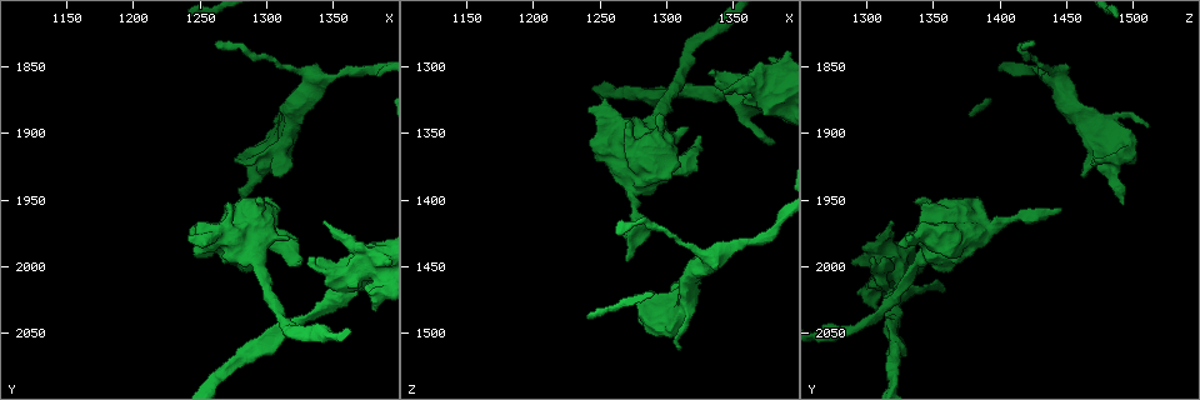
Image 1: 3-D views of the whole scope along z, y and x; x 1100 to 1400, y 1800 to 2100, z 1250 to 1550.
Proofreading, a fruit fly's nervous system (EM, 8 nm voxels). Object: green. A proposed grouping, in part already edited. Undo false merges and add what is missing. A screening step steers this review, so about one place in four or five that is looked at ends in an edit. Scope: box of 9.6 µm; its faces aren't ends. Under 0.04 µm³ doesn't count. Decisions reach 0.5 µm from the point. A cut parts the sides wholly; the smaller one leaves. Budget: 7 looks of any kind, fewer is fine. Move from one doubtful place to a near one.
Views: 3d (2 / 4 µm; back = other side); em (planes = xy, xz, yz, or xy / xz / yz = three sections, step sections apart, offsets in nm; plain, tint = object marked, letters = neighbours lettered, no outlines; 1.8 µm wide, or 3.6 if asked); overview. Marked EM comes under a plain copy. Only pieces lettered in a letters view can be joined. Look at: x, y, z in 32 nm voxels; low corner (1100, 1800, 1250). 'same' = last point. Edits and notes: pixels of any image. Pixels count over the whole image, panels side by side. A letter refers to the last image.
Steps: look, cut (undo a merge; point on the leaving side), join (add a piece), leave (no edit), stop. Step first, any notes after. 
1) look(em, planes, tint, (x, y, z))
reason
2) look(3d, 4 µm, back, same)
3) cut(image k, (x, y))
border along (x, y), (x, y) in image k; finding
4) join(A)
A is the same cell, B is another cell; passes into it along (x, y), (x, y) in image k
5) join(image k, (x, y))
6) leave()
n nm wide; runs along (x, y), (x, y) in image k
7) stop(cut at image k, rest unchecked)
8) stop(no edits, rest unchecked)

look(3d, 4 µm, back, (1270, 1960, 1340))
free end

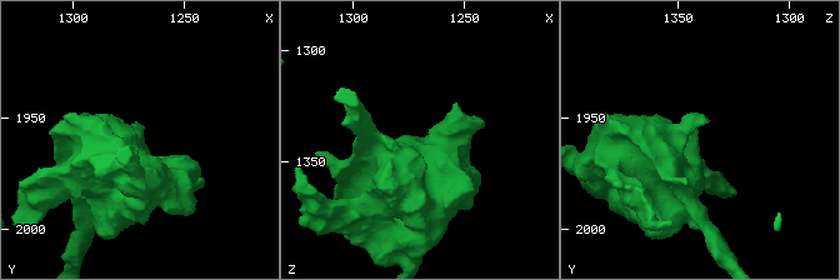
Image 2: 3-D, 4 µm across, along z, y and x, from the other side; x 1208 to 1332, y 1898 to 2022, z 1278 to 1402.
look(em, 3.6 µm, xz, step 8, letters, same)
now the EM

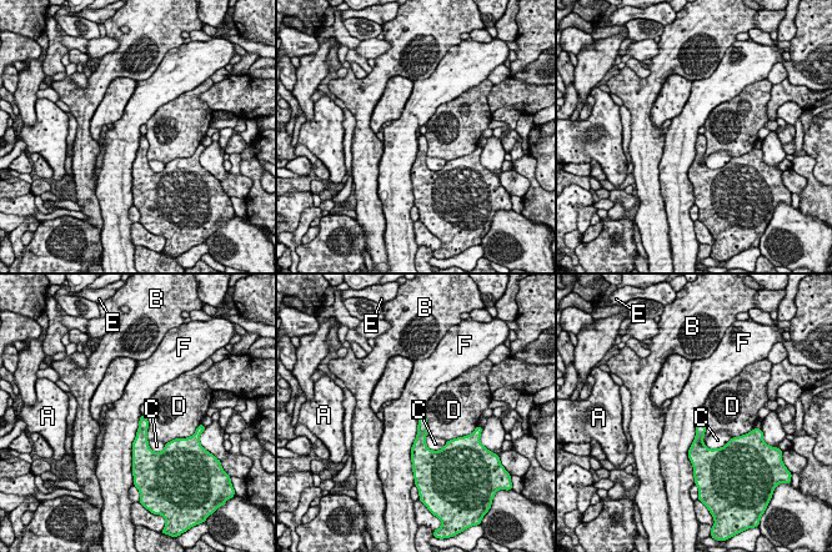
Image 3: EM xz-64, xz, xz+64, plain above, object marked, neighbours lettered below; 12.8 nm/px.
look(em, 3.6 µm, planes, letters, same)

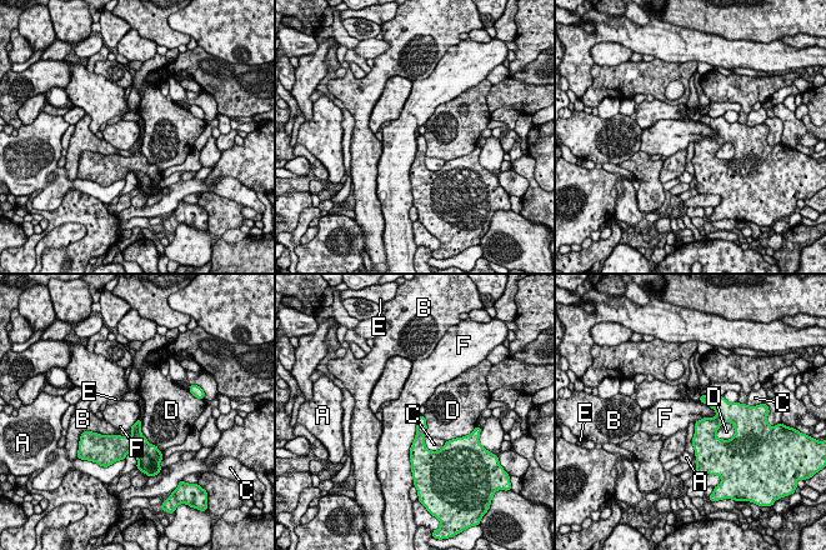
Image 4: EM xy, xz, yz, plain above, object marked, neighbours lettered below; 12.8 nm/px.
leave()
A, B, C, D, E and F are other cells; border along (420, 415), (409, 456) in image 4; no lettered piece goes on from it

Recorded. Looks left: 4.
look(em, planes, letters, (1310, 1930, 1462))
thick end

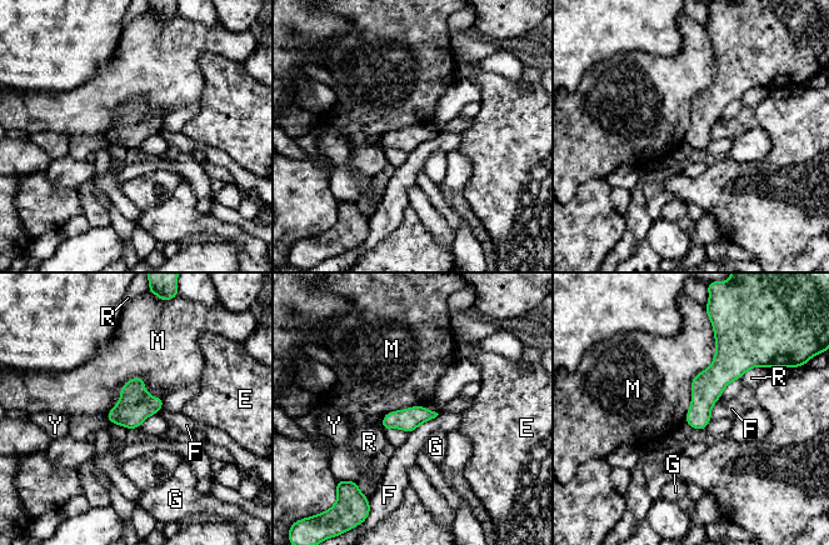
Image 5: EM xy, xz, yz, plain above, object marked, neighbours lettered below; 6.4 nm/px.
leave()
E, F, G, M, R and Y are other cells; border along (713, 328), (684, 420) in image 5; none of them fits

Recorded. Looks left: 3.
look(em, planes, letters, (1264, 1834, 1424))

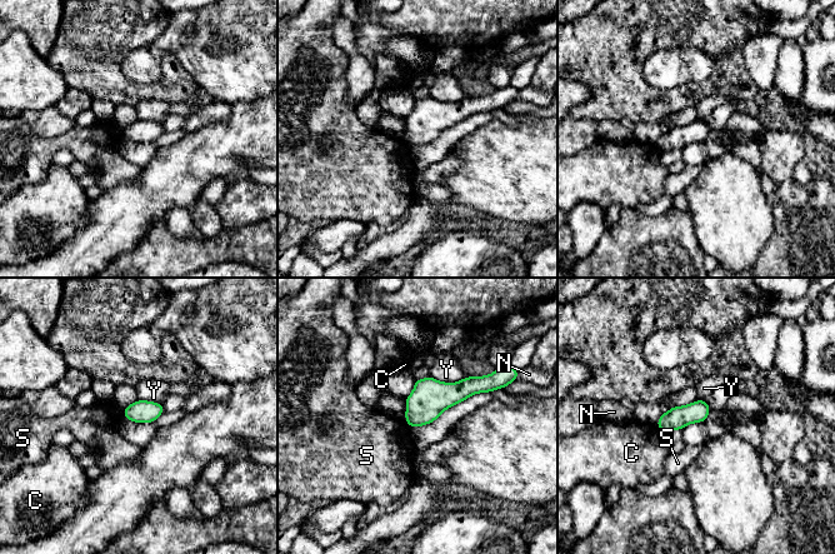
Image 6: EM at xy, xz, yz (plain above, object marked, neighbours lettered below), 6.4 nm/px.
leave()
C, N, S and Y are other cells; border along (404, 420), (410, 428) in image 6; none of them fits

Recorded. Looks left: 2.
stop(no edits, rest unchecked)

